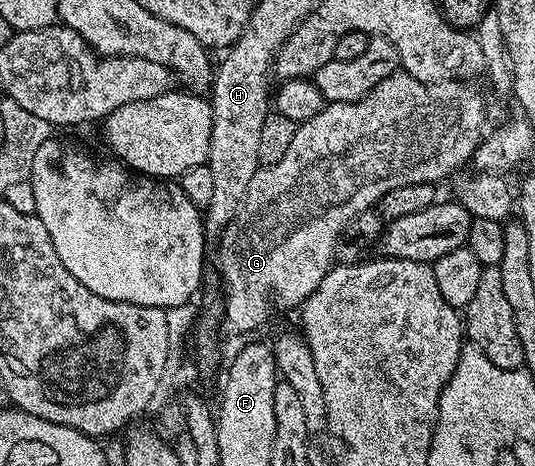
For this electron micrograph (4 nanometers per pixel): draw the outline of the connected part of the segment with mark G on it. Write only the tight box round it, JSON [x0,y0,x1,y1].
[217,69,485,331]

